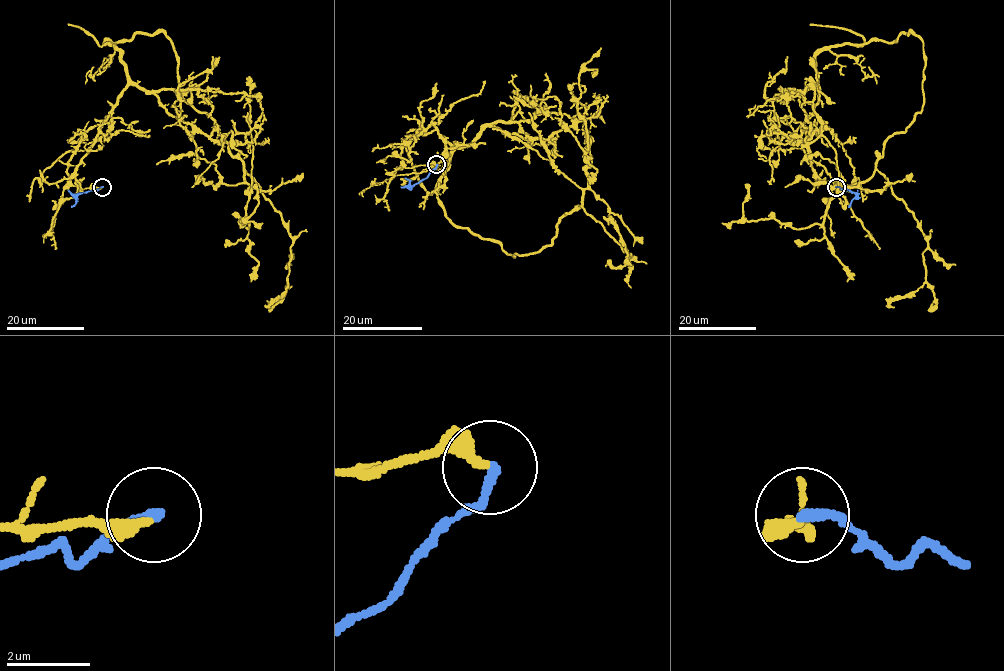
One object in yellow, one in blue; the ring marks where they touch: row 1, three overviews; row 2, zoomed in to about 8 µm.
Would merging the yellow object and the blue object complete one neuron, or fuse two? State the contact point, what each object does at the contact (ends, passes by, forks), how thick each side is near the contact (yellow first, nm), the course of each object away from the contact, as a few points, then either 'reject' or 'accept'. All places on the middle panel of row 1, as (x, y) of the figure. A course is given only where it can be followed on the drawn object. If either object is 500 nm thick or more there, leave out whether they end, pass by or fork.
place (436, 164); yellow ends; blue ends; calibres 300 and 240 nm; course yellow (437, 165), (406, 168), (401, 143), (566, 114), (588, 135), (582, 208), (632, 258), (603, 216); course blue (437, 165), (425, 178), (412, 186), (404, 178); reject

